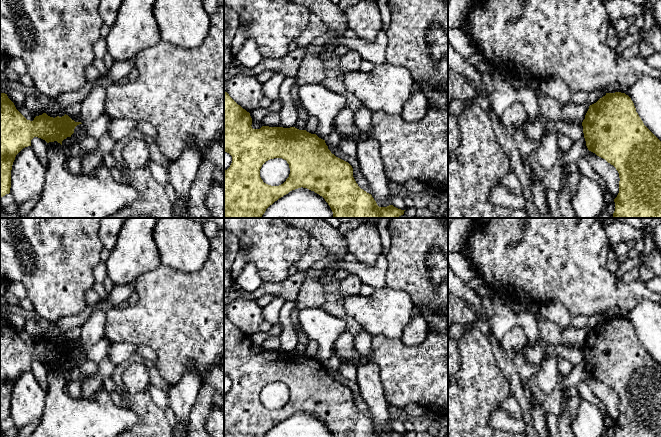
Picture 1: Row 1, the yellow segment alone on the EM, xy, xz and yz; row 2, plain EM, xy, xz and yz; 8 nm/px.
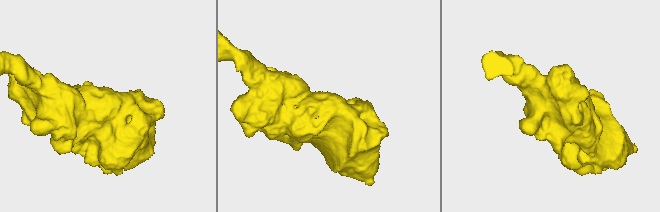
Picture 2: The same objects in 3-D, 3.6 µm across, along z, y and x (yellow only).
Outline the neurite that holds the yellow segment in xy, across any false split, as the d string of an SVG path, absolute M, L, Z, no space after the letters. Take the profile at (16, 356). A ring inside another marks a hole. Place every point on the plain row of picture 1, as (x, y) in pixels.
M0 316L0 421L10 417L11 394L16 379L25 371L31 370L34 361L41 362L47 367L62 365L71 361L74 353L81 346L75 346L68 339L50 341L46 337L36 340L33 345L27 344L8 322L7 318Z

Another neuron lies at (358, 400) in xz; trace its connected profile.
M353 394L353 401L361 413L363 413L367 417L371 418L371 413L368 408L368 405L366 404L366 402L363 400L363 398L361 396L359 396L357 394Z

